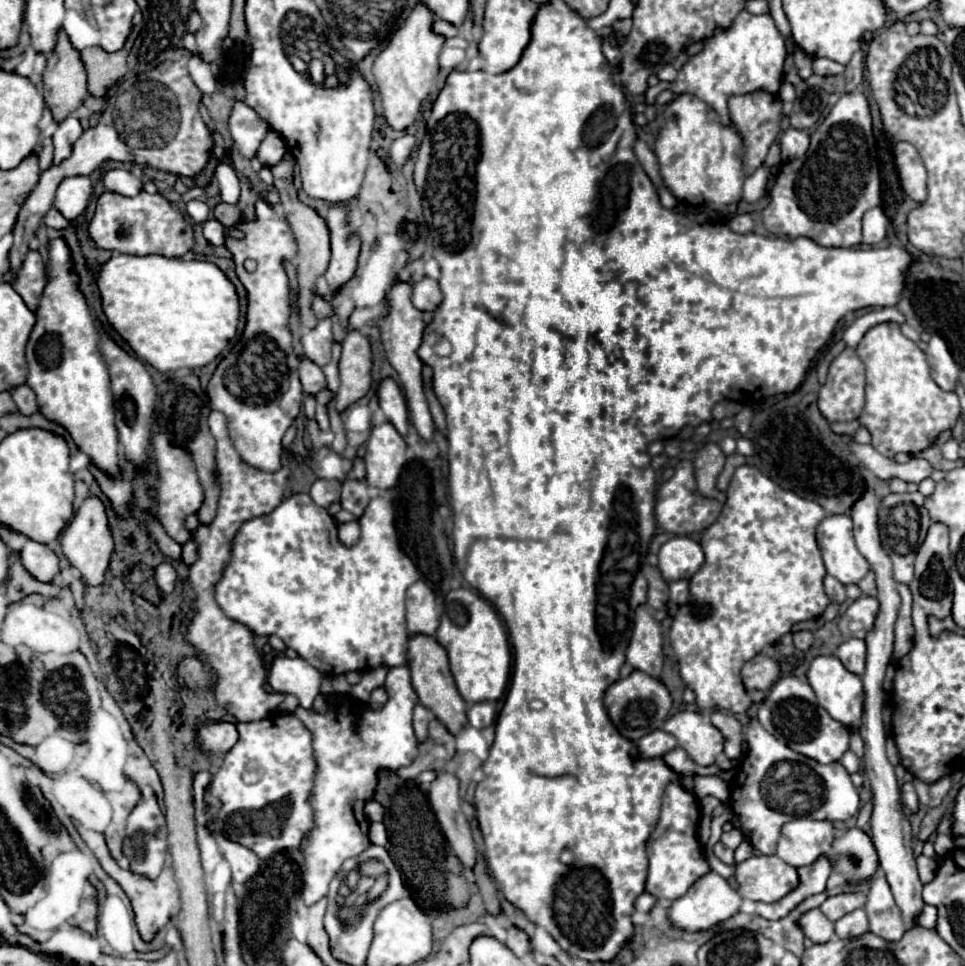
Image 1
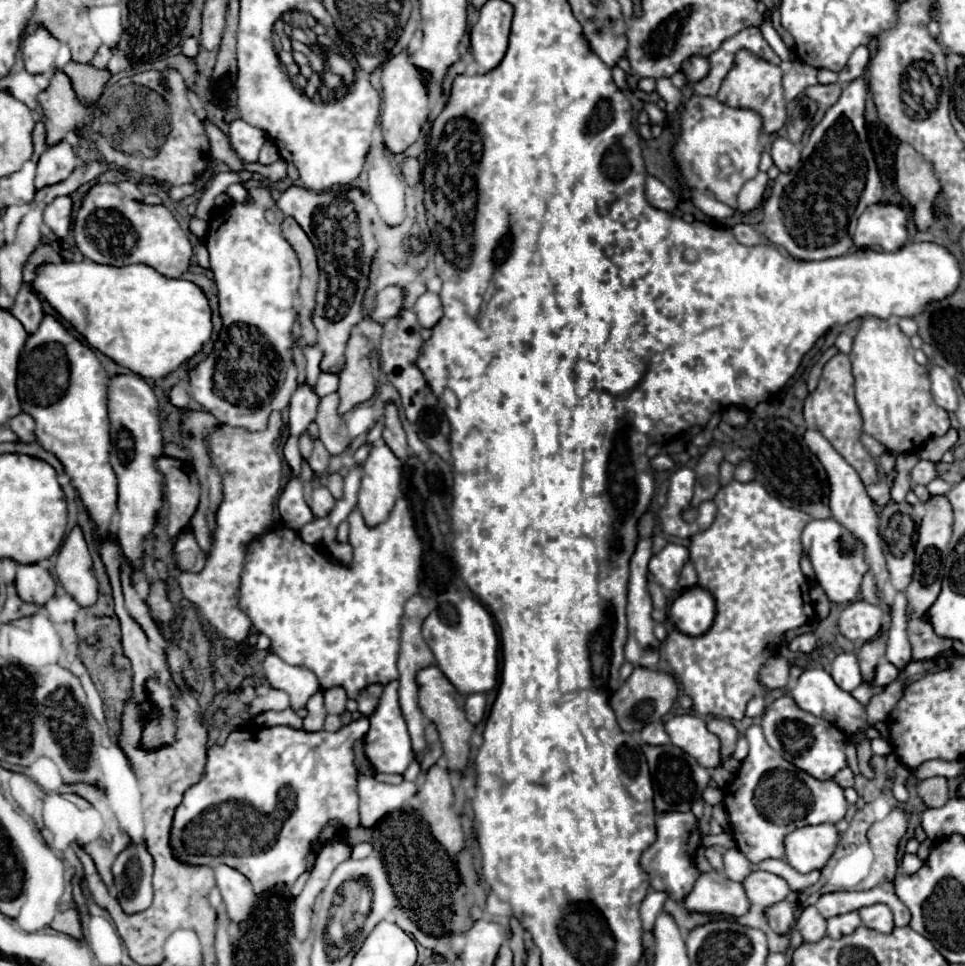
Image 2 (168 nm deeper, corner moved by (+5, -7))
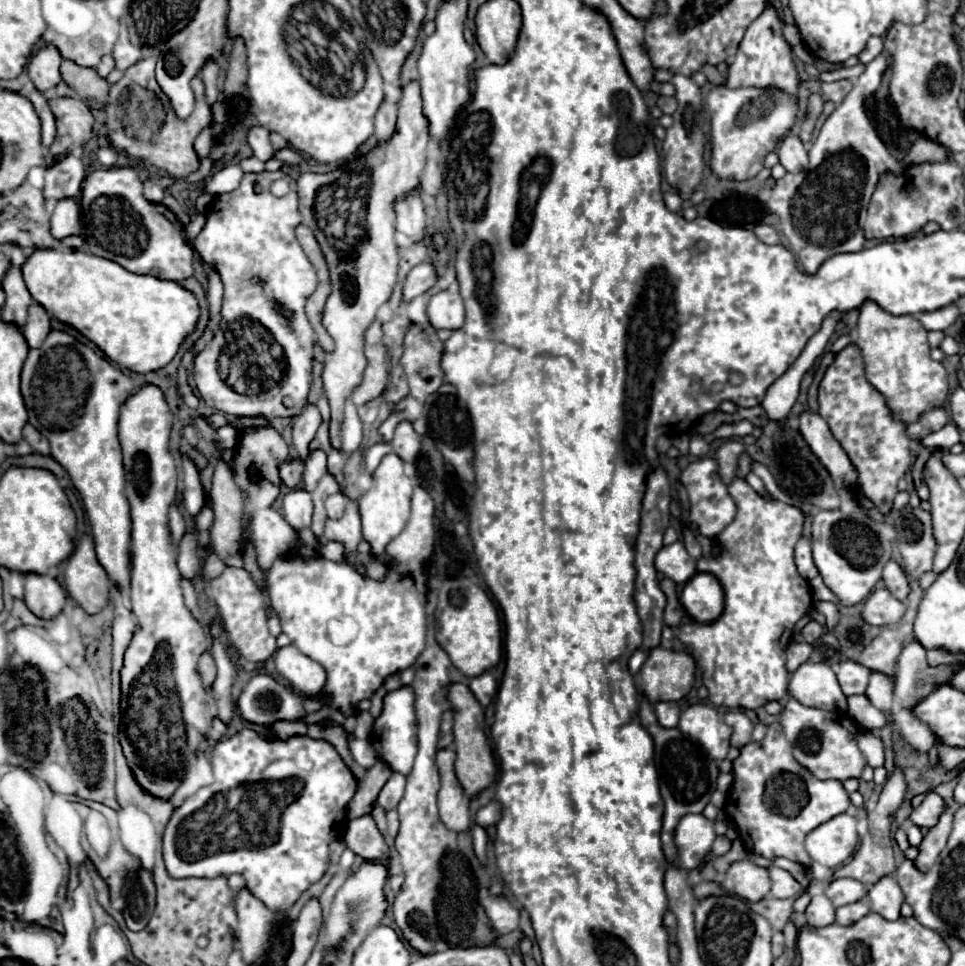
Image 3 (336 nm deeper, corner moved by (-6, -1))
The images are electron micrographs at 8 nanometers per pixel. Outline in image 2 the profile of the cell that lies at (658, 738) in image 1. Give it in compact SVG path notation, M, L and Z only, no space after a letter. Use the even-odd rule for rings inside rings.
M657 721L653 725L645 725L645 729L641 731L641 743L649 743L649 745L665 745L665 743L669 743L669 735L665 733L663 723Z

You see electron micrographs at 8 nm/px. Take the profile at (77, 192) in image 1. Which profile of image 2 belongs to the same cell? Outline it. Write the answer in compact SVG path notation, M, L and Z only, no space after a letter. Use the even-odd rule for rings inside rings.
M57 197L43 213L45 225L59 237L65 239L71 229L71 199L69 197Z

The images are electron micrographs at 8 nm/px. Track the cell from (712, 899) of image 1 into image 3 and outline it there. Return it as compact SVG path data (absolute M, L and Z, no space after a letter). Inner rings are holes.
M738 861L734 863L722 879L718 879L720 887L724 887L728 893L738 895L742 899L748 899L752 903L764 899L770 893L770 879L768 871L750 863L750 861Z

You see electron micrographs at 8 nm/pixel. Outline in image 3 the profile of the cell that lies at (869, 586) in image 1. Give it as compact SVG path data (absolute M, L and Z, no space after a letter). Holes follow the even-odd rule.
M888 561L884 571L882 571L882 581L886 585L886 589L900 601L906 599L906 595L910 593L910 587L908 587L908 579L906 579L906 573L902 571L902 567L896 563L896 561Z

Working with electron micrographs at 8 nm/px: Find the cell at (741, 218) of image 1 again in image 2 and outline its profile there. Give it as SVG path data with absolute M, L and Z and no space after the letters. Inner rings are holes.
M745 223L735 225L735 227L733 227L733 235L735 235L735 239L737 239L739 243L743 243L743 245L759 245L759 243L761 243L761 237L759 237L759 233L755 231L755 227L745 225Z

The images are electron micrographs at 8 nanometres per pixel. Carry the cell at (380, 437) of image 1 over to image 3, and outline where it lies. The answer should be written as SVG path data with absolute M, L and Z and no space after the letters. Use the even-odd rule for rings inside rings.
M388 453L378 469L374 471L374 481L370 491L360 499L360 517L362 517L362 535L372 545L372 553L384 553L384 547L404 529L404 523L410 515L410 495L412 479L404 475L404 461L396 453Z

